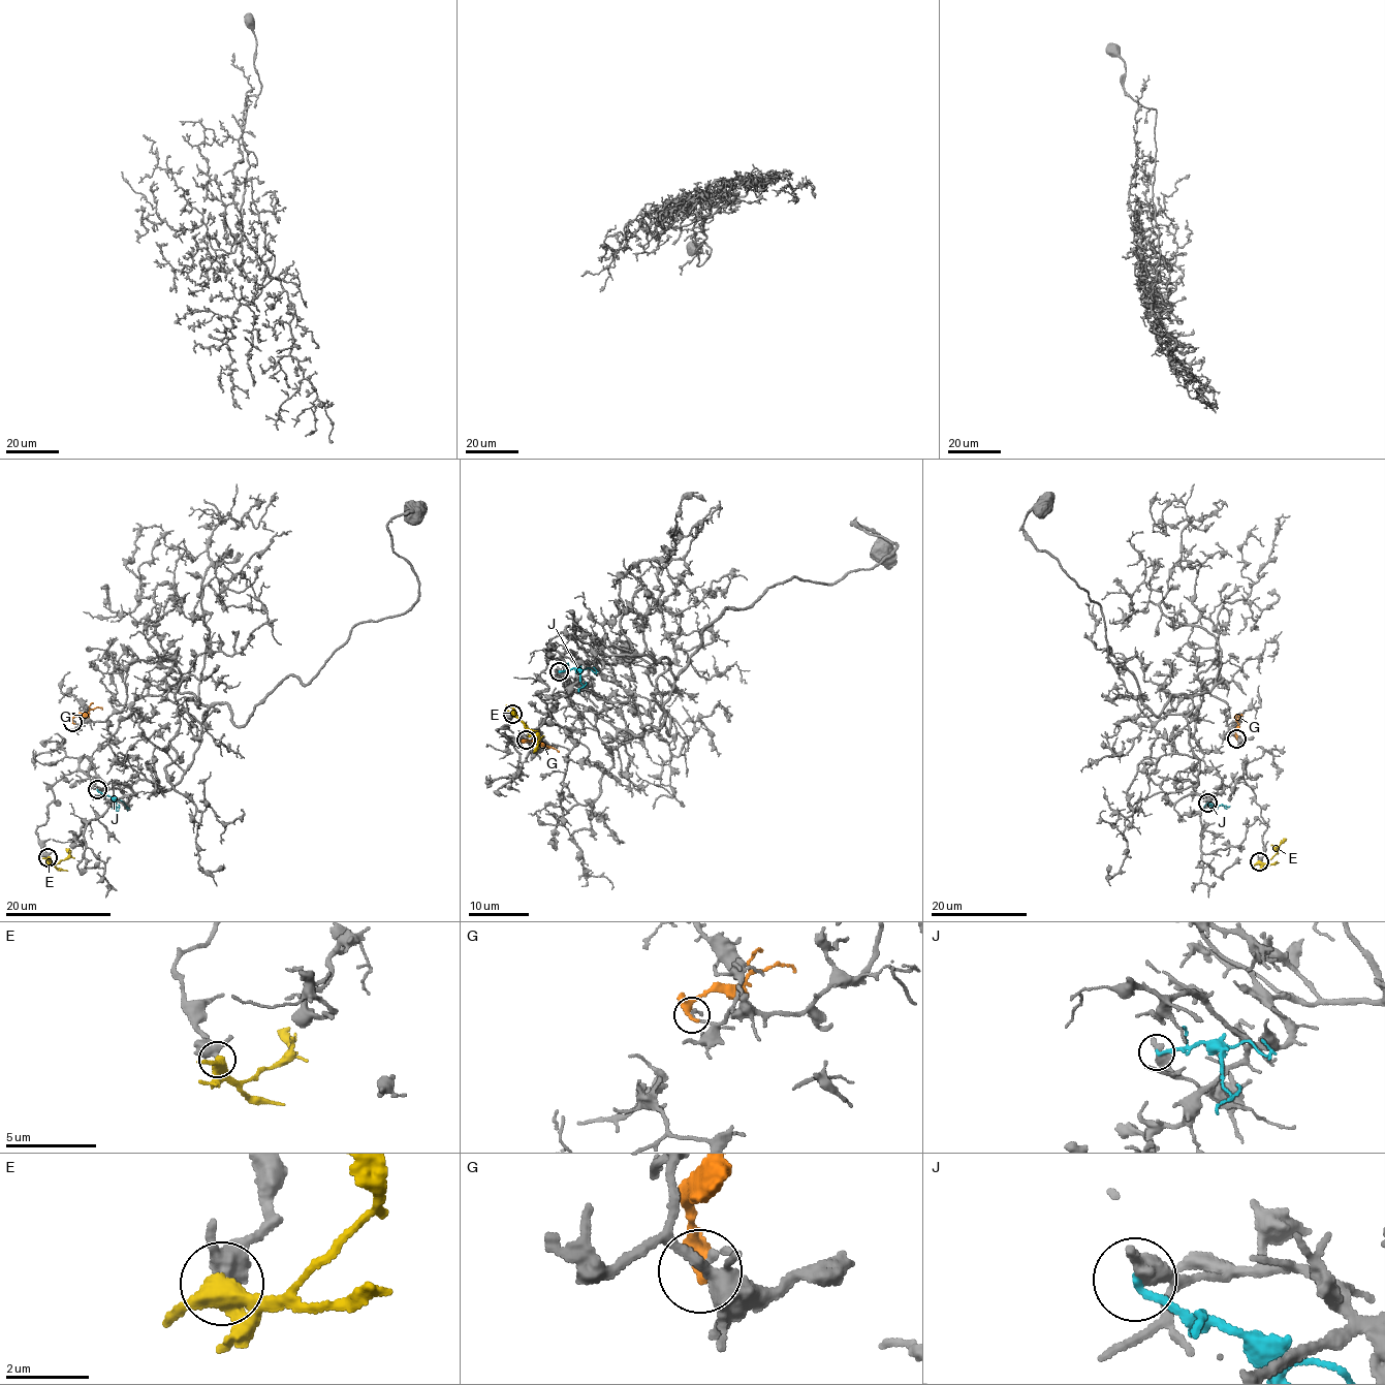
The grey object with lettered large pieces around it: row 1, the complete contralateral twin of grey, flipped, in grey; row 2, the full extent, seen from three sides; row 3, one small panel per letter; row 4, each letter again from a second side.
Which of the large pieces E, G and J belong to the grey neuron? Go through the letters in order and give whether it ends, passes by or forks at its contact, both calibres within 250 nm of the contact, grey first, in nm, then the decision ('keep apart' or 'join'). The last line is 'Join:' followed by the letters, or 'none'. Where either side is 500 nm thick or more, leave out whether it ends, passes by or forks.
E: it passes by | 400/480 nm | keep apart
G: it passes by | 180/320 nm | keep apart
J: it ends | 440/180 nm | keep apart
Join: none

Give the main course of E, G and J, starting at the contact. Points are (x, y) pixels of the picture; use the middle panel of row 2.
E: (512, 714), (538, 740), (533, 753)
G: (526, 740), (538, 741), (559, 752)
J: (559, 671), (589, 667), (595, 672), (594, 667)

